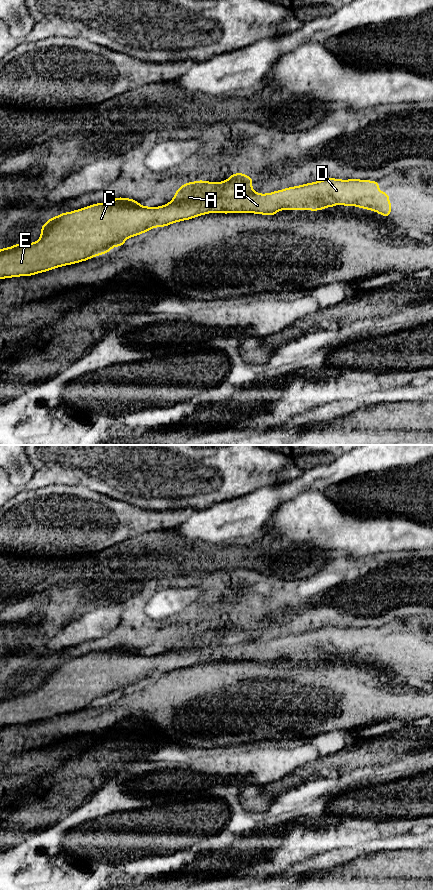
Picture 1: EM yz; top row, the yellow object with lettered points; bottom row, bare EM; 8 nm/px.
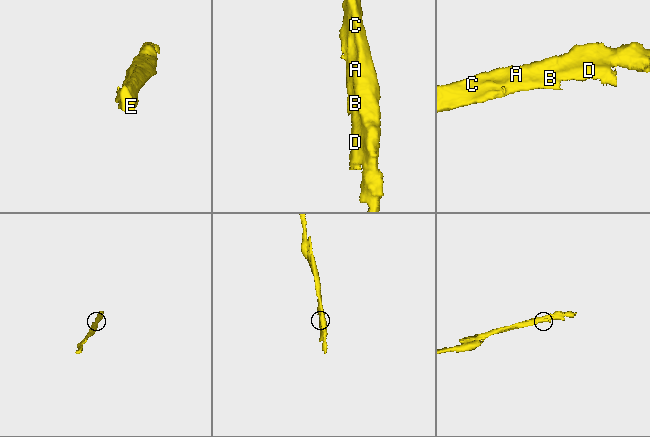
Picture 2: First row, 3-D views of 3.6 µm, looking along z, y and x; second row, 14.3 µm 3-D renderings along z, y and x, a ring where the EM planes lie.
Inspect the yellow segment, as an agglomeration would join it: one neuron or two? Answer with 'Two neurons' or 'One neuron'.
One neuron

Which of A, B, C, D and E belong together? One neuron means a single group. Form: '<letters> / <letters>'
A B C D E

